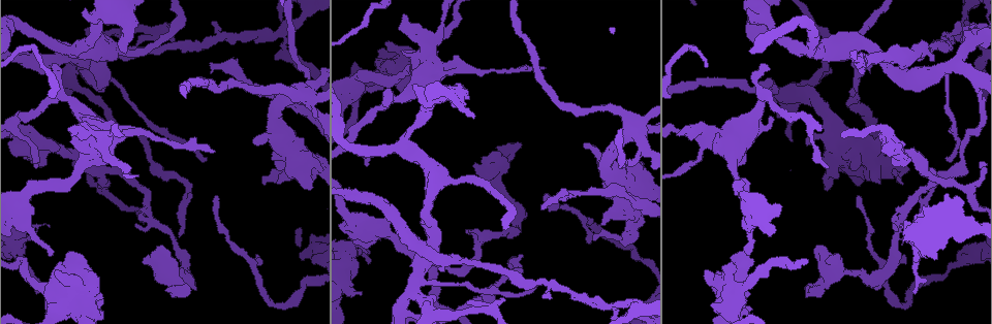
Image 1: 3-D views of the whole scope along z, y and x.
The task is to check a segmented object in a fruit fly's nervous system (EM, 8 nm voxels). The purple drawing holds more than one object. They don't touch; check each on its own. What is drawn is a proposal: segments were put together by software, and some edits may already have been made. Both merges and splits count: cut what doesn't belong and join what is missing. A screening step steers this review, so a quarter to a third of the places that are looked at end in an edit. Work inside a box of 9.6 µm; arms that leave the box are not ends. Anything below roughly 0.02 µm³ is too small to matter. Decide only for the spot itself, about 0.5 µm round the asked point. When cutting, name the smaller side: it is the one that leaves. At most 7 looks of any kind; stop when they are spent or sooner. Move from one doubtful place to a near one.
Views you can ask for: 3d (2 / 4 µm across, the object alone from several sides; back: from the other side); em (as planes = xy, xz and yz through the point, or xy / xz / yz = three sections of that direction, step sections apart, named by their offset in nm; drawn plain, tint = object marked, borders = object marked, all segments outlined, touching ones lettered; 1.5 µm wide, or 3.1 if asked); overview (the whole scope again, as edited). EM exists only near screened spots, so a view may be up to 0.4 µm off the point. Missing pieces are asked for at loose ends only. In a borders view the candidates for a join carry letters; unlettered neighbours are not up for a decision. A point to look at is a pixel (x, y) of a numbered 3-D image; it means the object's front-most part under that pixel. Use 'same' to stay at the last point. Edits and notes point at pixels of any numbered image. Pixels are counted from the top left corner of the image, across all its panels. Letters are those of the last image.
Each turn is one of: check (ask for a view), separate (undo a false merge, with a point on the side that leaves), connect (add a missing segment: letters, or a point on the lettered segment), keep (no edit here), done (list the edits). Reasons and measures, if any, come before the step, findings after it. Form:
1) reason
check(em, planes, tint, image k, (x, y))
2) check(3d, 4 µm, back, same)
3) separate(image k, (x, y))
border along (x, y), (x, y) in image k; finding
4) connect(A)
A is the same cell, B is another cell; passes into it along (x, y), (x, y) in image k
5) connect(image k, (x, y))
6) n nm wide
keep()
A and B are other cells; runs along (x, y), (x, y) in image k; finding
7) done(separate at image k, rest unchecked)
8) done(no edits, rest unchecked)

three arms meet
check(3d, 4 µm, image 1, (285, 33))

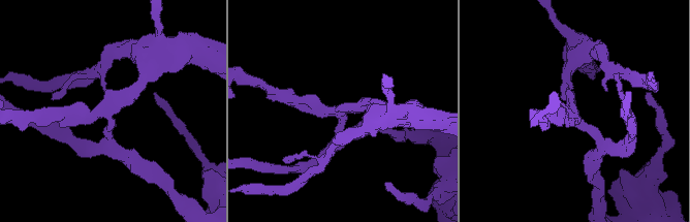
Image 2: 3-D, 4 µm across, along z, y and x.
3 arms; arms of 180, 190, 200 nm; shape alone is not enough
check(em, planes, tint, image 2, (112, 111))

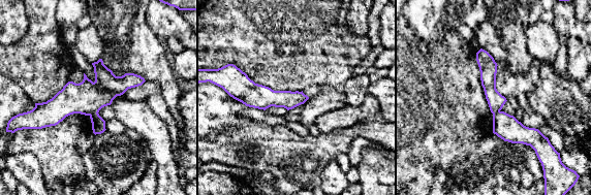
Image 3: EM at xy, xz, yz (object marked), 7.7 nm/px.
check(em, planes, borders, same)

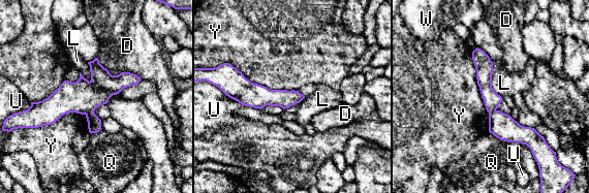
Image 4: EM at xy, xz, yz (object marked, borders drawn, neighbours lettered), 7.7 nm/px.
130 nm wide
separate(image 4, (83, 97))
D, L, Q, U, W and Y are other cells; two neurons meet here

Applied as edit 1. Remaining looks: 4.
arms run side by side
check(em, yz, step 4, borders, image 1, (20, 196))

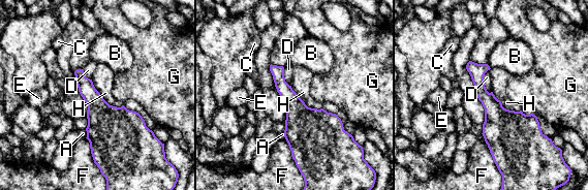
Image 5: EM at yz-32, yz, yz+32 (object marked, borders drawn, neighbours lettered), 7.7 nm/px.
keep()
A, B, C, D, E, F, G and H are other cells; border along (91, 80), (110, 104), (122, 105) in image 5; one neuron here

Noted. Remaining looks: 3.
abrupt turn
check(3d, 4 µm, image 1, (18, 120))

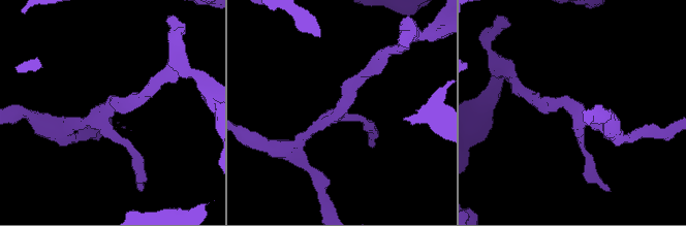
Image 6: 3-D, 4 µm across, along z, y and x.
shape alone is not enough
check(em, yz, step 4, tint, image 6, (107, 107))

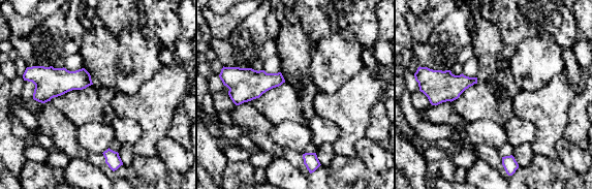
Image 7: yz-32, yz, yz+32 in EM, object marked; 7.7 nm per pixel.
check(em, planes, borders, same)

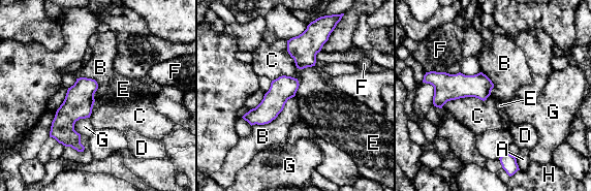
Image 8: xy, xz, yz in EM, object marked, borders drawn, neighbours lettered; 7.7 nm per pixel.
190 nm wide
keep()
A, B, C, D, E, F, G and H are other cells; border along (294, 95), (270, 122), (251, 126) in image 8; all the same neuron

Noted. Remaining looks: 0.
done(separate at image 4, rest unchecked)

